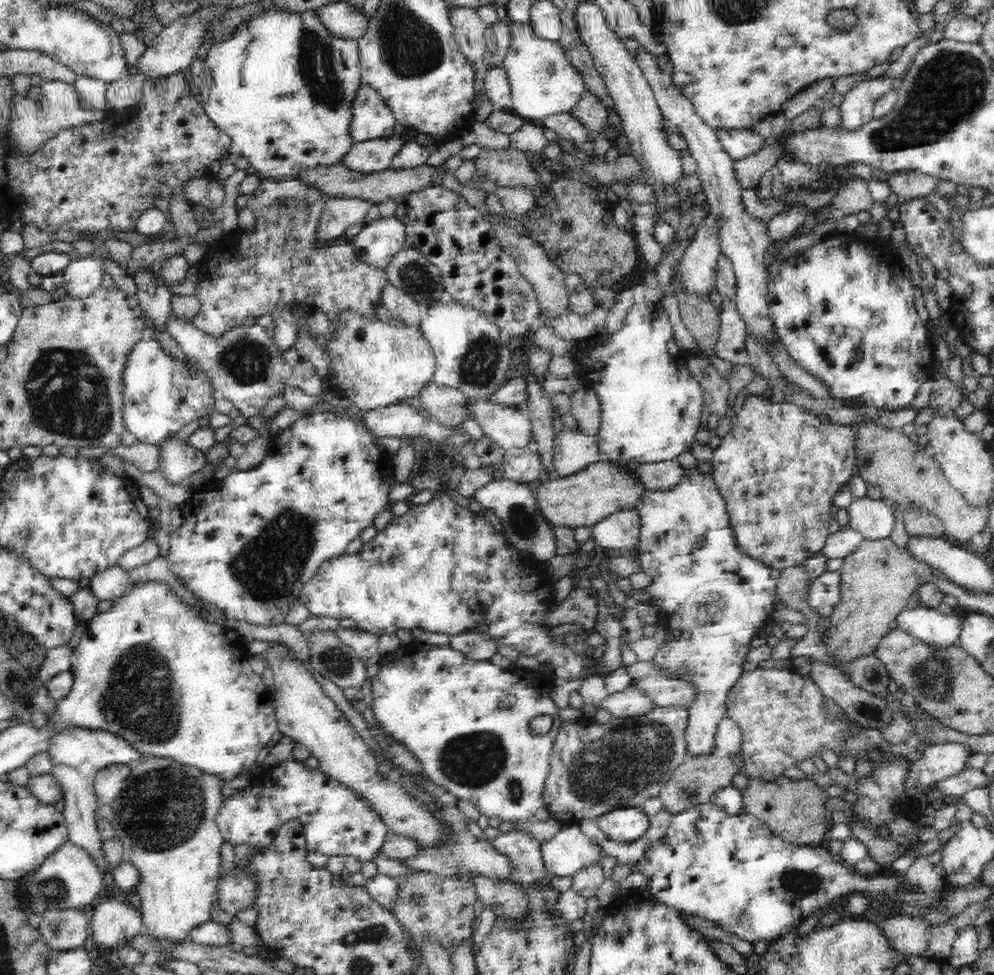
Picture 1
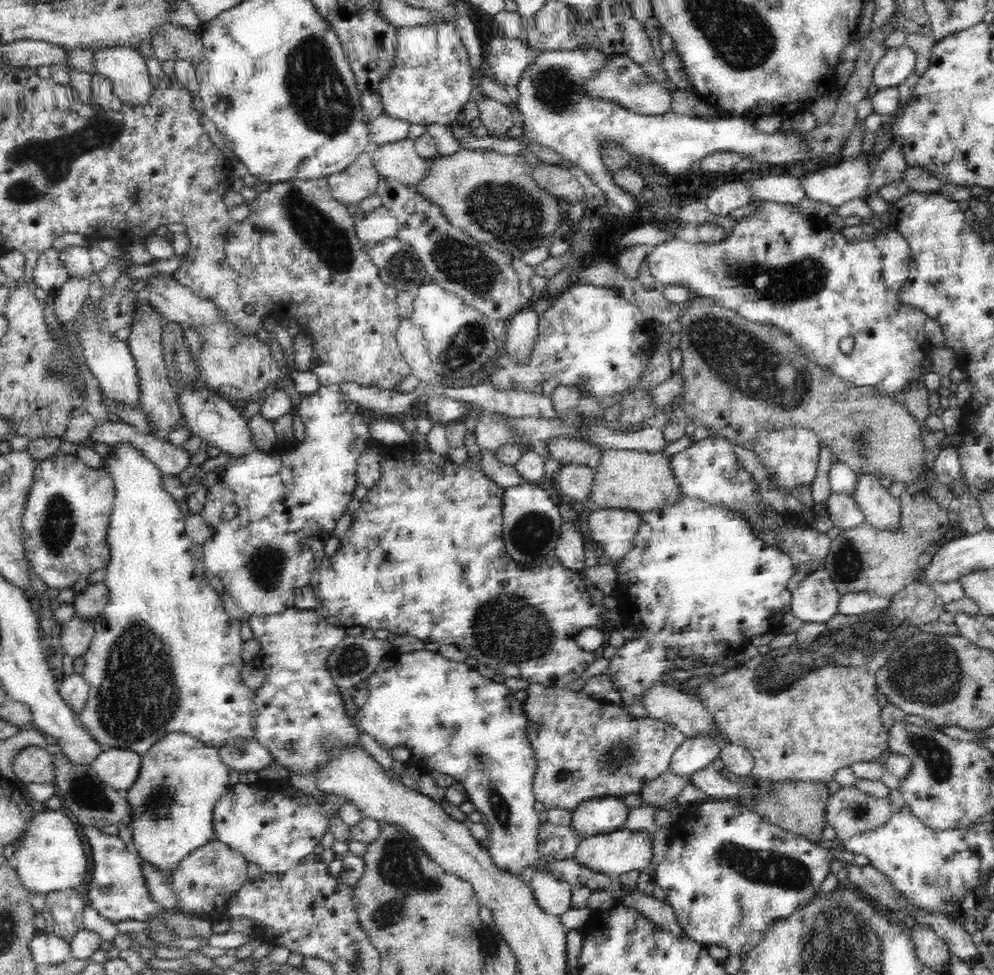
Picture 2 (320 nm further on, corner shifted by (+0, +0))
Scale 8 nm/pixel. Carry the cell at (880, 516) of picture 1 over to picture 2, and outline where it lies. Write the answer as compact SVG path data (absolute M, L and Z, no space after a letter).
M830 493L824 506L827 510L826 516L832 520L833 526L840 529L856 529L866 523L863 511L859 509L852 495Z

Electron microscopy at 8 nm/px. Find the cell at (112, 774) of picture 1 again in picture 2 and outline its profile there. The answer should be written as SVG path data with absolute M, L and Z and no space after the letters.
M110 748L103 750L91 764L91 768L102 783L125 793L136 783L140 774L141 755L130 750Z

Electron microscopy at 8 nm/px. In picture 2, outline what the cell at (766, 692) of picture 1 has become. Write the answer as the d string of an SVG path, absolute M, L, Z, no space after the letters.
M918 580L907 584L892 598L885 611L846 616L834 614L826 623L804 623L797 640L790 646L759 653L735 669L715 676L696 689L698 700L720 725L729 742L750 751L755 764L752 775L779 781L828 783L834 774L856 762L872 762L889 749L888 731L880 720L876 672L889 652L912 634L920 633L920 624L936 622L944 612L944 601L928 583Z

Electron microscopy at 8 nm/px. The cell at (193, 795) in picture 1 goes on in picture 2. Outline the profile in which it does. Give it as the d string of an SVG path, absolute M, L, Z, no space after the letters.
M168 733L152 745L146 754L141 755L141 770L136 783L123 793L131 805L133 847L142 859L158 867L167 885L173 884L170 878L178 872L184 858L188 858L196 849L215 839L213 812L215 805L230 787L229 773L229 767L220 761L218 750L207 747L204 742L186 733Z

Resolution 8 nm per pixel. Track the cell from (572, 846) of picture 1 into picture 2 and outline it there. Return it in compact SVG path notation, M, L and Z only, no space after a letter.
M624 828L608 834L580 839L573 852L573 860L592 872L606 873L611 876L619 876L625 872L648 871L648 866L652 862L652 854L654 854L653 839L650 836L651 834L644 830L632 832Z

